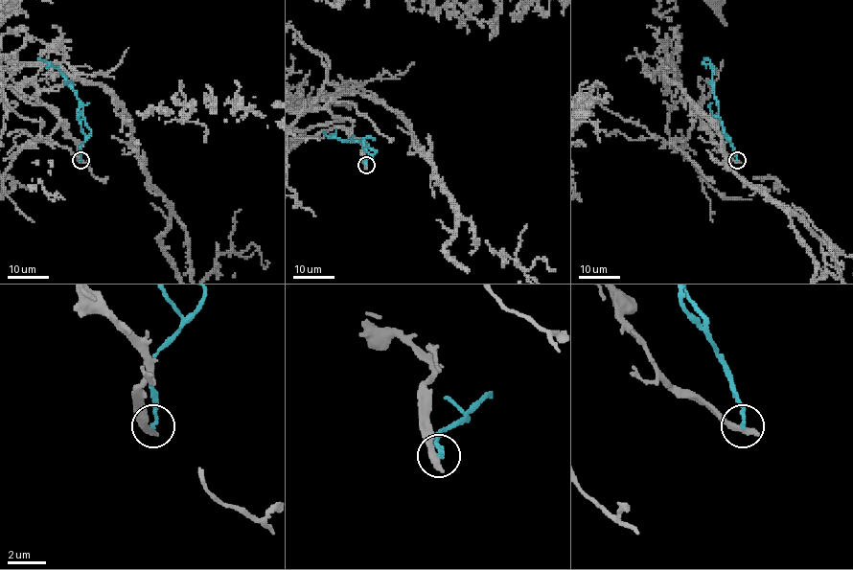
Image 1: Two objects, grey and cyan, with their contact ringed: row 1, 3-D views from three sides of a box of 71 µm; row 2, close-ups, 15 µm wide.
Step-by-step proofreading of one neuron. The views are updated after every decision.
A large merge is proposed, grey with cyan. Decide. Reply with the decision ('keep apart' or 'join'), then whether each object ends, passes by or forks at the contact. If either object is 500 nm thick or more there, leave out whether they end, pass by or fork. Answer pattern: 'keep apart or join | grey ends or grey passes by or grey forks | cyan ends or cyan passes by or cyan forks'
keep apart | grey ends | cyan ends

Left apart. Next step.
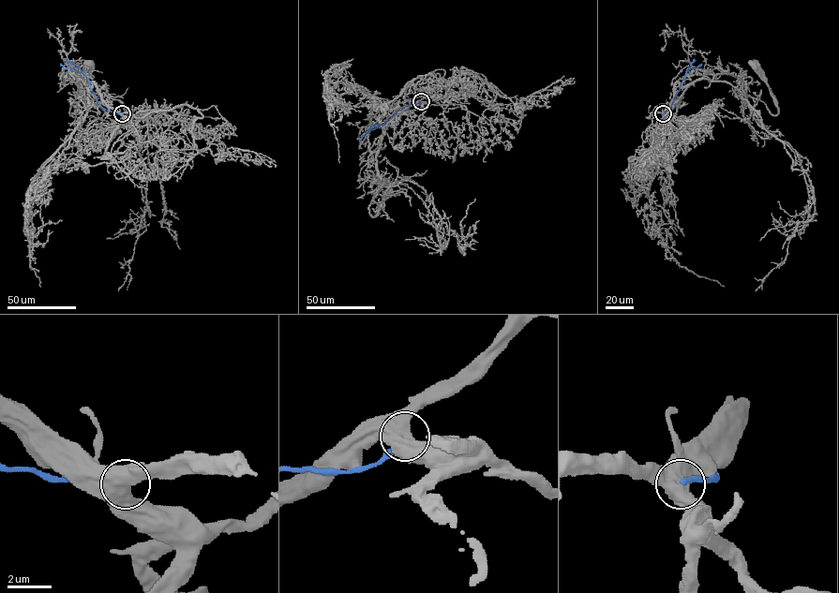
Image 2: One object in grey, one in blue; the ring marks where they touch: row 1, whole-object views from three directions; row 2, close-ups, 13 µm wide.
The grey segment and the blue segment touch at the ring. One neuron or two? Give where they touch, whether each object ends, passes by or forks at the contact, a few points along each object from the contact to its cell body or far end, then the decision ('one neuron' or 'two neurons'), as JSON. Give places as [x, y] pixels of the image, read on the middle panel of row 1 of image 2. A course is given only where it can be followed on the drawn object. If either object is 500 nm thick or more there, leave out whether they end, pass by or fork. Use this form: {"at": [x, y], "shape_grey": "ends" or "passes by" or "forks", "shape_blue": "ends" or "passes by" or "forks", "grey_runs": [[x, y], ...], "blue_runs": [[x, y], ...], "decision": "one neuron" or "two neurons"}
{"at": [421, 101], "grey_runs": [[421, 101], [385, 126], [376, 157], [380, 182], [368, 208], [372, 216], [388, 194]], "blue_runs": [[421, 101], [398, 111], [385, 123], [376, 124], [359, 140]], "decision": "two neurons"}

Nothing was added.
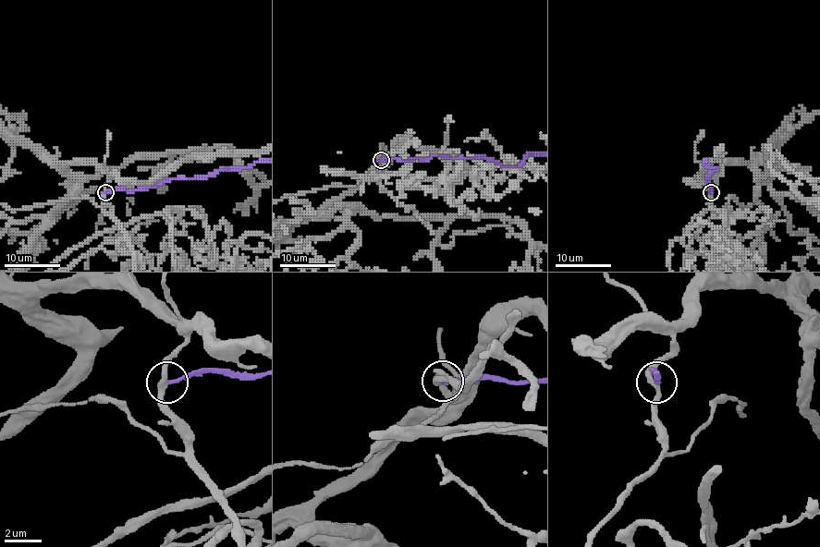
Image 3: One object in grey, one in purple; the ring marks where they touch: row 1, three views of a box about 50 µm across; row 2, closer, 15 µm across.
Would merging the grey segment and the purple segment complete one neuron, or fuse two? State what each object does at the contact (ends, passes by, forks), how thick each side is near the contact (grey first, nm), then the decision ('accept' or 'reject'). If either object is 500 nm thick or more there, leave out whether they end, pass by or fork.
grey passes by; purple ends; calibres 320 and 200 nm; reject

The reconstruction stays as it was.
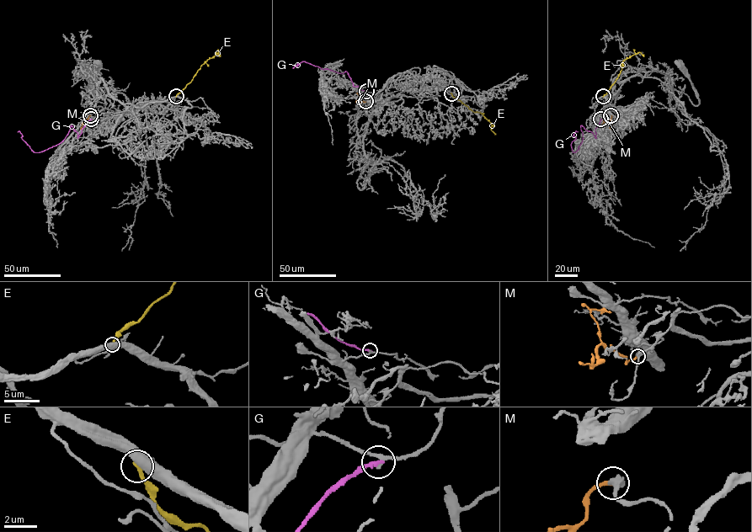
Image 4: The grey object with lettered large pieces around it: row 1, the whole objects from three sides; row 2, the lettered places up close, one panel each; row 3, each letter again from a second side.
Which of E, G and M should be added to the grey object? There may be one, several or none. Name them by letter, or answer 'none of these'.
M

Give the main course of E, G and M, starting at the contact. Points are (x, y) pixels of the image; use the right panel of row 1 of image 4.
E: (603, 96), (617, 77), (624, 60), (638, 52), (643, 56)
G: (600, 119), (595, 130), (595, 137), (580, 126), (582, 141), (574, 152), (571, 144), (578, 132)
M: (610, 115), (609, 121), (612, 125), (610, 127)

